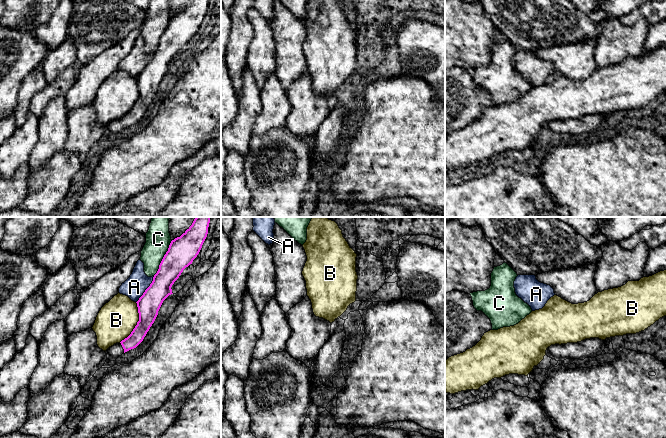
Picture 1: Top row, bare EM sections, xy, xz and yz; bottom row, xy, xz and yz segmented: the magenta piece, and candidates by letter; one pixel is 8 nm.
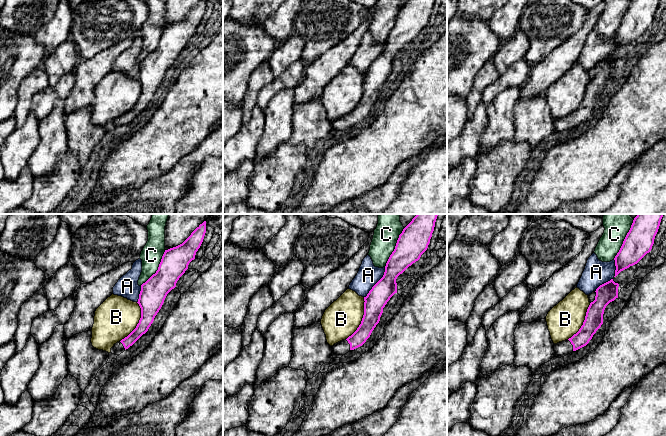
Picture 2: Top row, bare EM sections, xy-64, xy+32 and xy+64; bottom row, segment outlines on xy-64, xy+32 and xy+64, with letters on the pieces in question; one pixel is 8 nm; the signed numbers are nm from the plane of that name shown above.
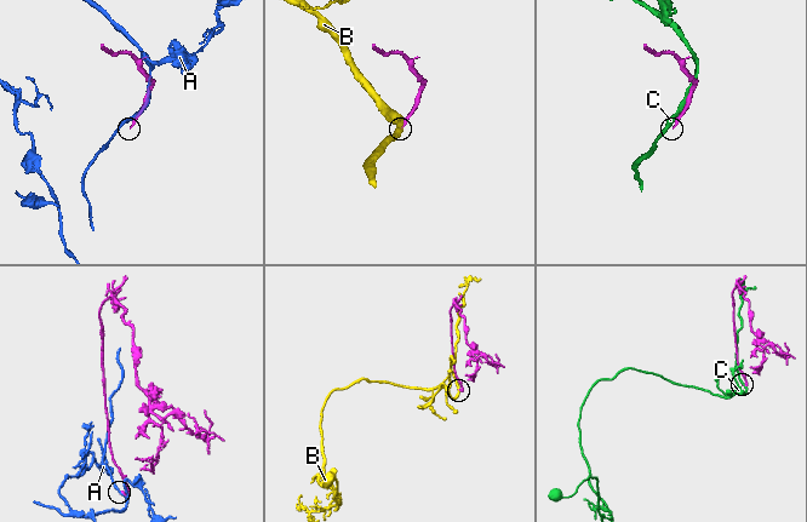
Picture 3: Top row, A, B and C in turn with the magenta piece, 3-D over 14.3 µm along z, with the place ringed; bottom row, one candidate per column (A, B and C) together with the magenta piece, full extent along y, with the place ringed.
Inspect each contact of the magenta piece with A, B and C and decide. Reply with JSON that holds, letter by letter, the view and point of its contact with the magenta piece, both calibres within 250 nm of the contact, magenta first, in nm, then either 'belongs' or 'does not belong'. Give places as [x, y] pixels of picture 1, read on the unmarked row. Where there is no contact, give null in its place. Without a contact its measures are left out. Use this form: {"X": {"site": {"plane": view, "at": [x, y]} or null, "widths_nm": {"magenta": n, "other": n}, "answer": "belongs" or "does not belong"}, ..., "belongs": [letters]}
{"A": {"site": {"plane": "xy", "at": [146, 65]}, "widths_nm": {"magenta": 180, "other": 170}, "answer": "does not belong"}, "B": {"site": {"plane": "xy", "at": [137, 99]}, "widths_nm": {"magenta": 180, "other": 300}, "answer": "does not belong"}, "C": {"site": {"plane": "xy", "at": [163, 34]}, "widths_nm": {"magenta": 220, "other": 200}, "answer": "does not belong"}, "belongs": []}

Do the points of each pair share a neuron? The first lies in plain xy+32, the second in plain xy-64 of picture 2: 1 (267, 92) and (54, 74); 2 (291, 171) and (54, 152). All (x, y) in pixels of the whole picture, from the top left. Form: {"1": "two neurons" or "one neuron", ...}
{"1": "two neurons", "2": "two neurons"}

